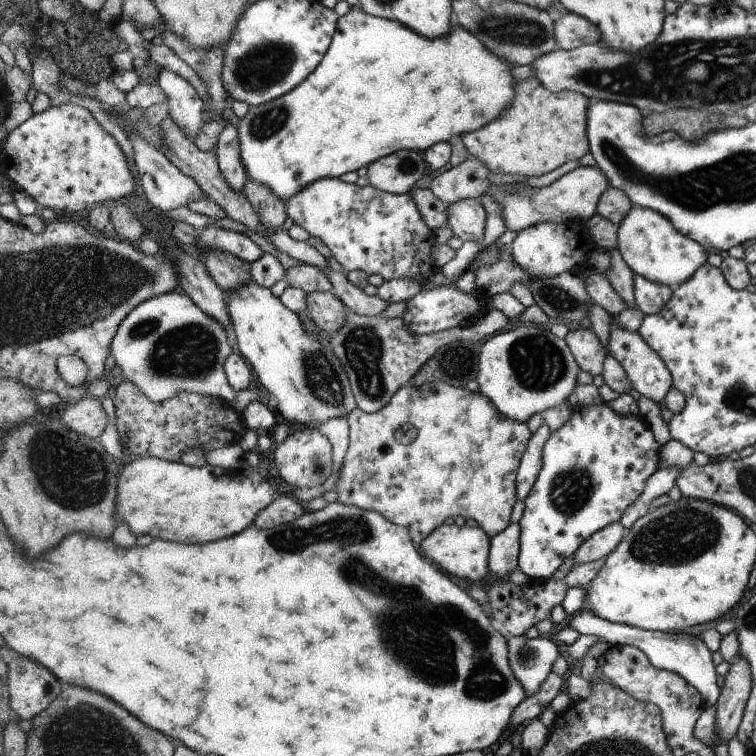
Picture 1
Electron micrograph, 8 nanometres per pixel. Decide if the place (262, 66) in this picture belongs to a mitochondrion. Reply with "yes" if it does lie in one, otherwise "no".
yes

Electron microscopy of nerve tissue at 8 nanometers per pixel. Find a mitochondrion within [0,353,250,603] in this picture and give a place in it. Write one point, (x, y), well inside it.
(75, 476)

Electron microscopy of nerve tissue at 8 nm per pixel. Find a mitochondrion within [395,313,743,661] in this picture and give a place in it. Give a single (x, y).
(677, 537)

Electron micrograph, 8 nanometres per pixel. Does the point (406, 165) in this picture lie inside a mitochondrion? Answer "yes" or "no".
yes

